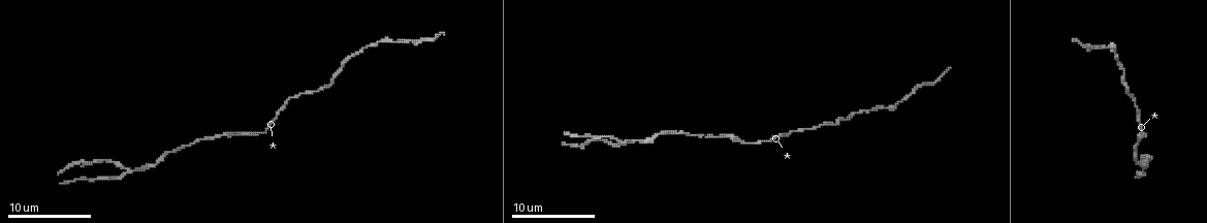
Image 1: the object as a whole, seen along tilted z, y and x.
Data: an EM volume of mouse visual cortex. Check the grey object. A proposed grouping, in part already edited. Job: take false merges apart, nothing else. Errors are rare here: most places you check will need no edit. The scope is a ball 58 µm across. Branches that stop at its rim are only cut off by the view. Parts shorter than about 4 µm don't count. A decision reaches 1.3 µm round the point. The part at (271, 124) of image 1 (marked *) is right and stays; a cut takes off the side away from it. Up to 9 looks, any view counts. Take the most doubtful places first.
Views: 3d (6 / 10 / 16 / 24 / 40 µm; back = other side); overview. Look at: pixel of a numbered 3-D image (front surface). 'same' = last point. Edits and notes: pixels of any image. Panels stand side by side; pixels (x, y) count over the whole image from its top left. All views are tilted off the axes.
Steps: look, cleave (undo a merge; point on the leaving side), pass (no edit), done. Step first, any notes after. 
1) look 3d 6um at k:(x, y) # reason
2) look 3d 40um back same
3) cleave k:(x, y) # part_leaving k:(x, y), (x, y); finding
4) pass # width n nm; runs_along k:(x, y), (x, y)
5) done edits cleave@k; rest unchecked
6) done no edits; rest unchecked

look 3d 10um at 1:(129, 169) # three arms meet

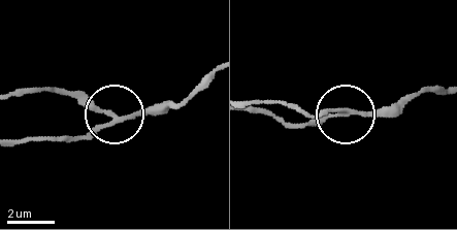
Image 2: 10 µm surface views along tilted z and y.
cleave 2:(87, 100) # part_leaving 2:(112, 118), (62, 93), (38, 88), (21, 94); two neurons meet here

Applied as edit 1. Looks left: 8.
look 3d 6um at 1:(859, 112) # thick turns thin

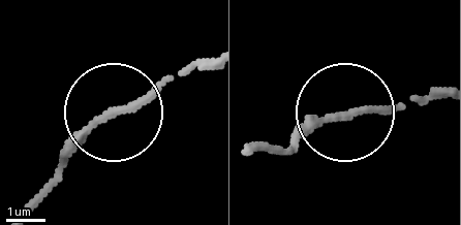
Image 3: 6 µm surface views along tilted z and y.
pass # runs_along 3:(248, 151), (288, 149), (329, 121), (378, 106), (425, 105); continuous, no second neuron

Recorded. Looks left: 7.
look 3d 10um at 1:(673, 132) # calibre changes

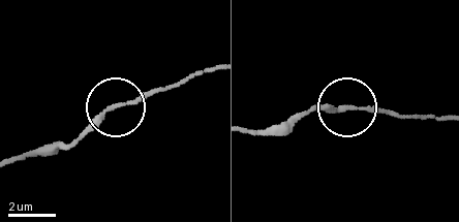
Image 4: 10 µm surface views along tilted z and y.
pass # width 170 nm; runs_along 4:(212, 67), (112, 107), (71, 145); continuous, no second neuron

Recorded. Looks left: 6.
look 3d 10um at 1:(724, 137) # calibre changes

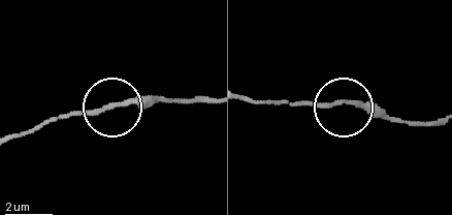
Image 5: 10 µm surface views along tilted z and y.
look 3d 10um back at 5:(346, 100)

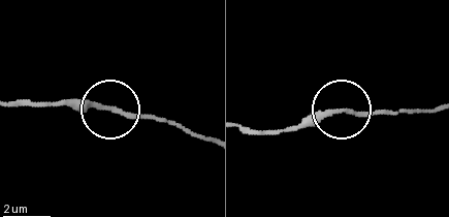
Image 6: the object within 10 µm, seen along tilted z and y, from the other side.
pass # one neuron here

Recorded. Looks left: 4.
done edits cleave@2; rest unchecked

